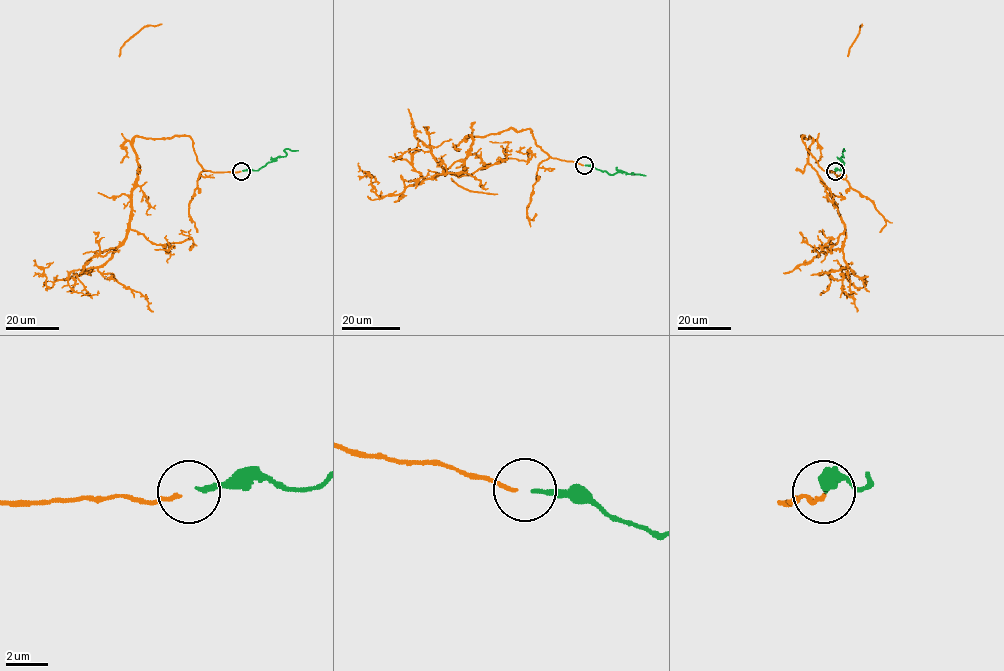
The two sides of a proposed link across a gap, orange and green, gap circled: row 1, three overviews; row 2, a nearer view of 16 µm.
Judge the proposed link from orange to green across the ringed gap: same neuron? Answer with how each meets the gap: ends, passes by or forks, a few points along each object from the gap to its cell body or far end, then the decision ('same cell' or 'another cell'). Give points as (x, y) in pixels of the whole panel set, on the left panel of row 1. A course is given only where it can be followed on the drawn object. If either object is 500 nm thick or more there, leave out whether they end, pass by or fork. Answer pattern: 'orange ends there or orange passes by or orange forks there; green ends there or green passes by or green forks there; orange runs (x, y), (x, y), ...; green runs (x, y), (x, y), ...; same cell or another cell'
orange ends there; green ends there; orange runs (241, 171), (206, 171), (189, 136), (135, 136), (132, 216), (113, 255), (50, 288), (34, 261); green runs (242, 170), (259, 169), (278, 157), (285, 156), (285, 149), (298, 150); same cell

